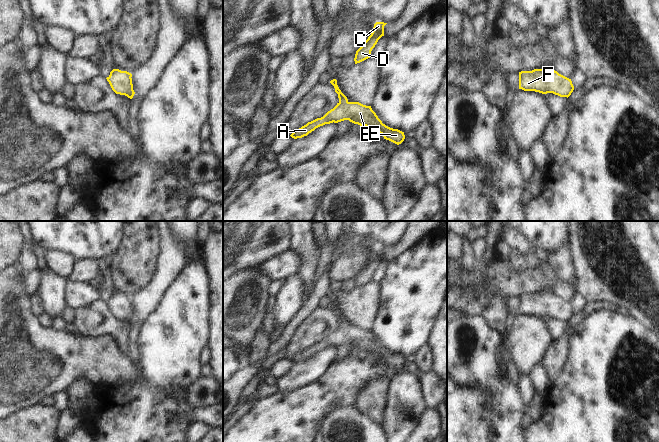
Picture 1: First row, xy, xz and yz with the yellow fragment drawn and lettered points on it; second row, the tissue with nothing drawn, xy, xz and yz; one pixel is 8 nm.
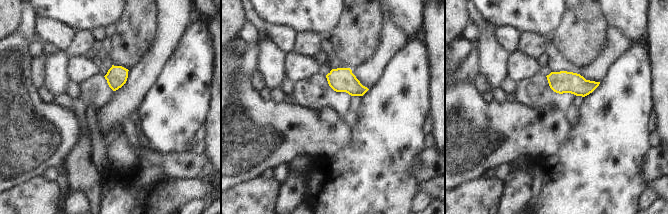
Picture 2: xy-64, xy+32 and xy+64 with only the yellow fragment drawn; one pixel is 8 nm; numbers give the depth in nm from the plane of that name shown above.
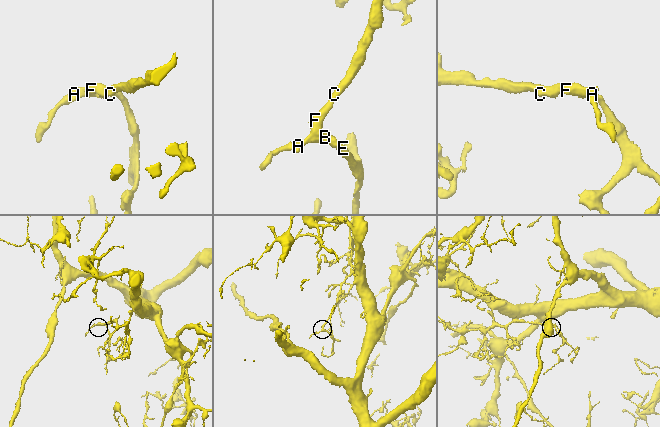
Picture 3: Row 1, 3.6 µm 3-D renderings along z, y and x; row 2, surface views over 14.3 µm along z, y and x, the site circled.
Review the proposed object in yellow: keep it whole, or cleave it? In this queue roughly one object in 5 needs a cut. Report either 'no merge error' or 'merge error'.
no merge error

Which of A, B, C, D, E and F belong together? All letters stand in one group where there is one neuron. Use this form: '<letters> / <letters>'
A B C D E F

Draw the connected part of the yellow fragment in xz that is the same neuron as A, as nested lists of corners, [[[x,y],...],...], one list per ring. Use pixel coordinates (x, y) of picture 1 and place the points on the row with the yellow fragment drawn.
[[[333,79],[330,83],[334,86],[335,92],[338,94],[339,102],[337,105],[328,111],[323,117],[308,122],[301,128],[294,130],[290,135],[292,138],[297,139],[307,136],[316,128],[325,124],[349,120],[354,124],[366,126],[370,130],[380,133],[384,139],[397,145],[404,141],[404,132],[398,129],[390,128],[383,124],[376,113],[372,110],[371,106],[366,106],[359,102],[349,102],[347,97],[339,89],[337,80]]]

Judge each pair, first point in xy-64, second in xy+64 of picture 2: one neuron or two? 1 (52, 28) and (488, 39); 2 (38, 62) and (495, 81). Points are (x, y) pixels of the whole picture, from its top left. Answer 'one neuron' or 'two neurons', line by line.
1: two neurons
2: two neurons

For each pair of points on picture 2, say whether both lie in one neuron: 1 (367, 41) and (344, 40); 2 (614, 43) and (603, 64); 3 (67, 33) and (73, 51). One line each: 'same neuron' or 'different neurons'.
1: same neuron
2: same neuron
3: different neurons

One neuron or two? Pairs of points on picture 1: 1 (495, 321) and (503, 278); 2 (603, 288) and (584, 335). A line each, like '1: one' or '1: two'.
1: one
2: two

